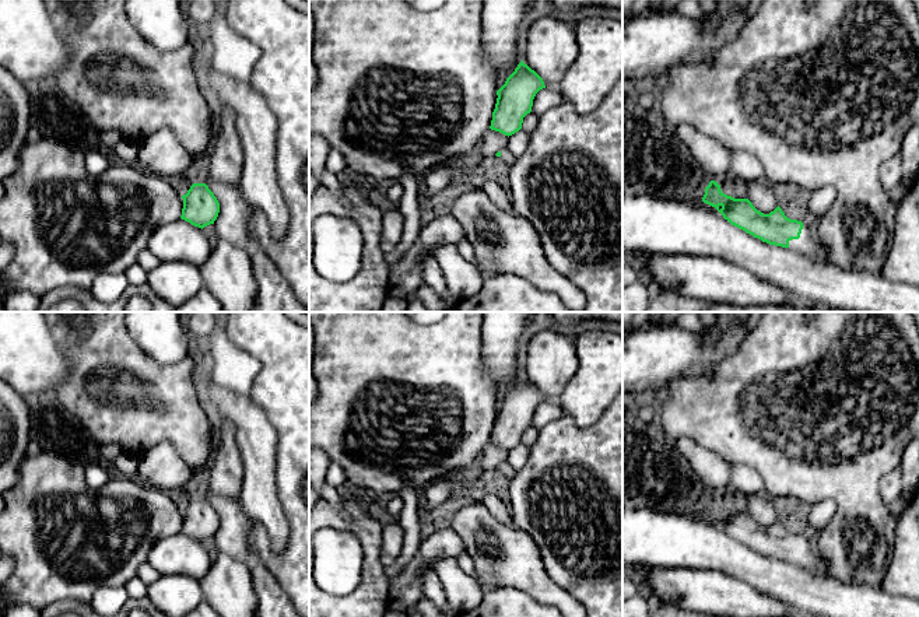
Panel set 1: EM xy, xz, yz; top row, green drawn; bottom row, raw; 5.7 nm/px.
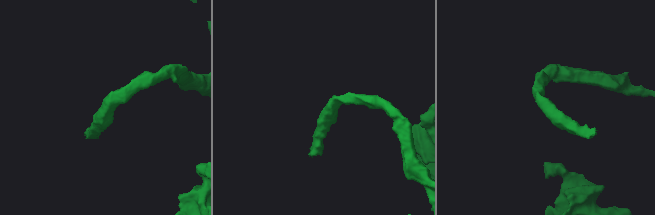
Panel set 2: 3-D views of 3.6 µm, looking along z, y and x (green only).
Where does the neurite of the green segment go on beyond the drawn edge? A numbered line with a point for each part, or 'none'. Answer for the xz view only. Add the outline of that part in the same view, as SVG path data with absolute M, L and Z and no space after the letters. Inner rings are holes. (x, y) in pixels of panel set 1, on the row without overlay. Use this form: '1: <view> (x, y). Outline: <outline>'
1: xz (399, 403). Outline: M309 312L313 329L313 375L318 382L318 396L309 407L309 446L322 448L330 460L339 463L348 483L378 494L397 495L404 485L418 488L446 477L460 484L474 473L478 453L491 439L498 411L492 382L483 362L483 320L484 312L446 312L434 325L420 325L404 312Z

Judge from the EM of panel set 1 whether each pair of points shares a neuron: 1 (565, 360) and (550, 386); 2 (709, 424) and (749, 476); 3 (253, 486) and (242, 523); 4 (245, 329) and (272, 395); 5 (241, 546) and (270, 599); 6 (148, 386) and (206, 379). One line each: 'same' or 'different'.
1: same
2: different
3: different
4: same
5: same
6: different

